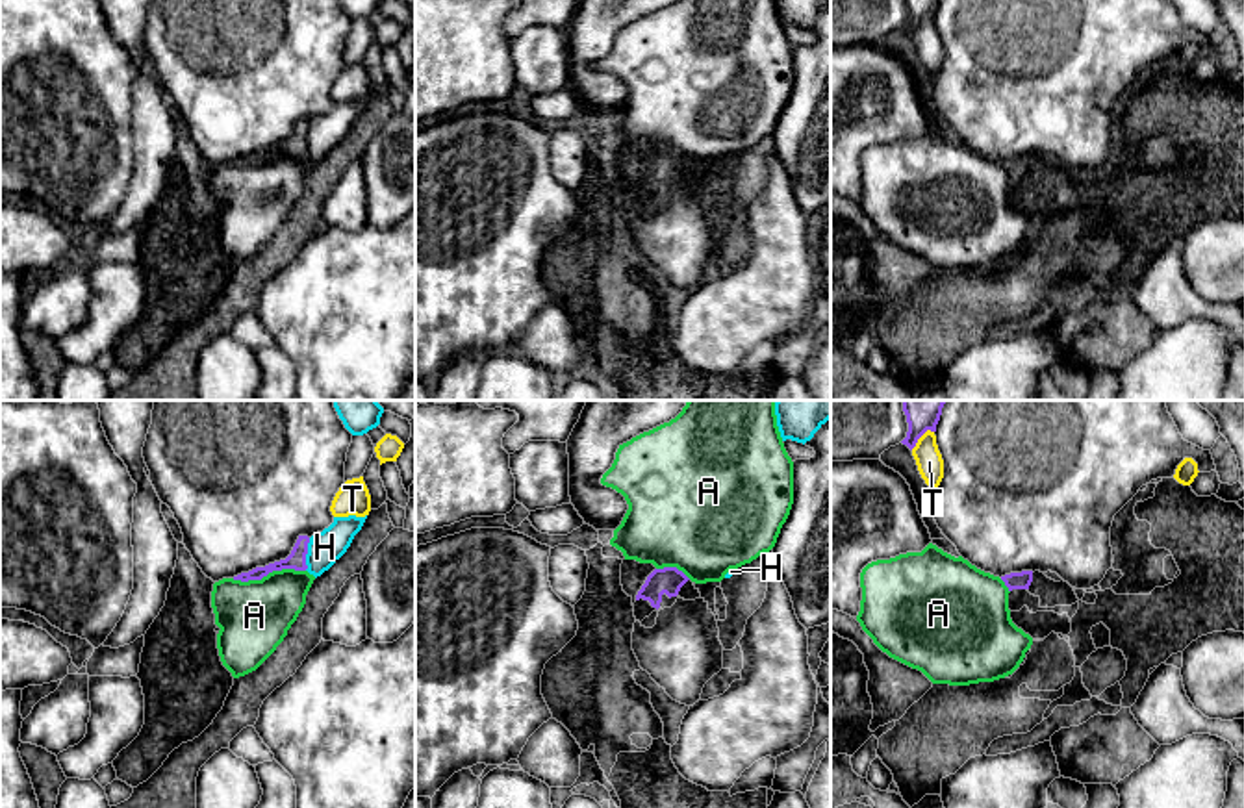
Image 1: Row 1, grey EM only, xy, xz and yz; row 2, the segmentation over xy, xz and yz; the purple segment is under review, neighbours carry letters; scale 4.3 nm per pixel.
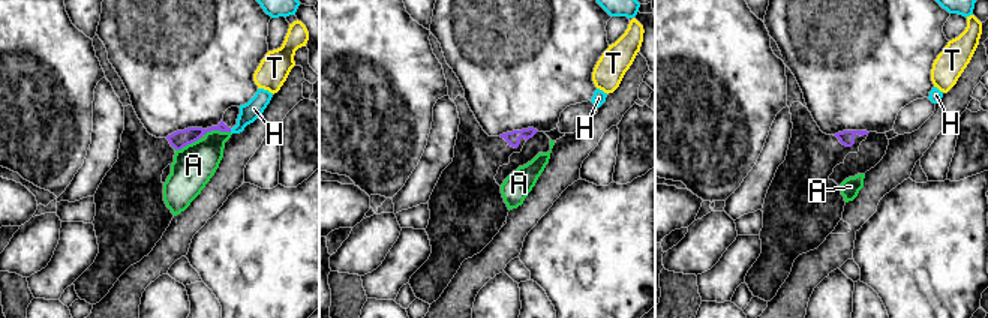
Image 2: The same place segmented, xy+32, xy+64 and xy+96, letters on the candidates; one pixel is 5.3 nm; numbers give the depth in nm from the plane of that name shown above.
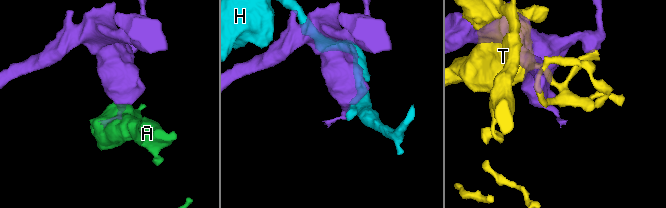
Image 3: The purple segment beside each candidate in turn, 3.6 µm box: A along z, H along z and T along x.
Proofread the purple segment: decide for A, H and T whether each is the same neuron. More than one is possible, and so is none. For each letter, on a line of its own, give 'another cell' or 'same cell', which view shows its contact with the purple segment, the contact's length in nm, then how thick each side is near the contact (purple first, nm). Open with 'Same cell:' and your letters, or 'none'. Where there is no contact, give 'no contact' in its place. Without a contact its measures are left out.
Same cell: none
A: another cell | xy | 320 nm | 80/320 nm
H: another cell | xy | 150 nm | 80/150 nm
T: another cell | yz | 130 nm | 90/120 nm

